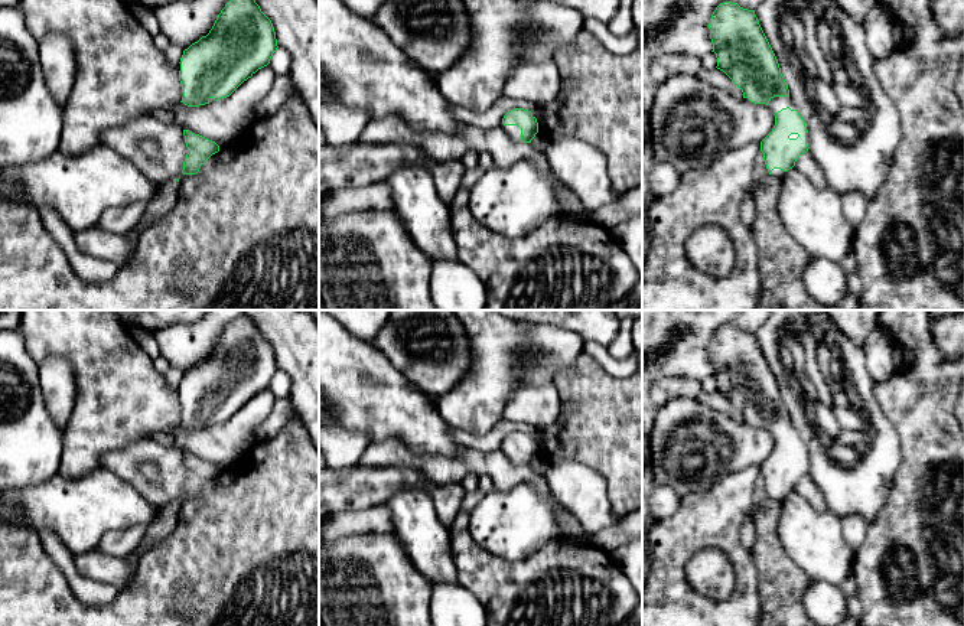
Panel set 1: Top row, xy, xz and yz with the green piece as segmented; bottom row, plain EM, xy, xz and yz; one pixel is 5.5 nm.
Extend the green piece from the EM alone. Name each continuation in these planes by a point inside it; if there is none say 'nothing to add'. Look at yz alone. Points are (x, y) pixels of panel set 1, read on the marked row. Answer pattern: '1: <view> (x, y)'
1: yz (777, 103)

